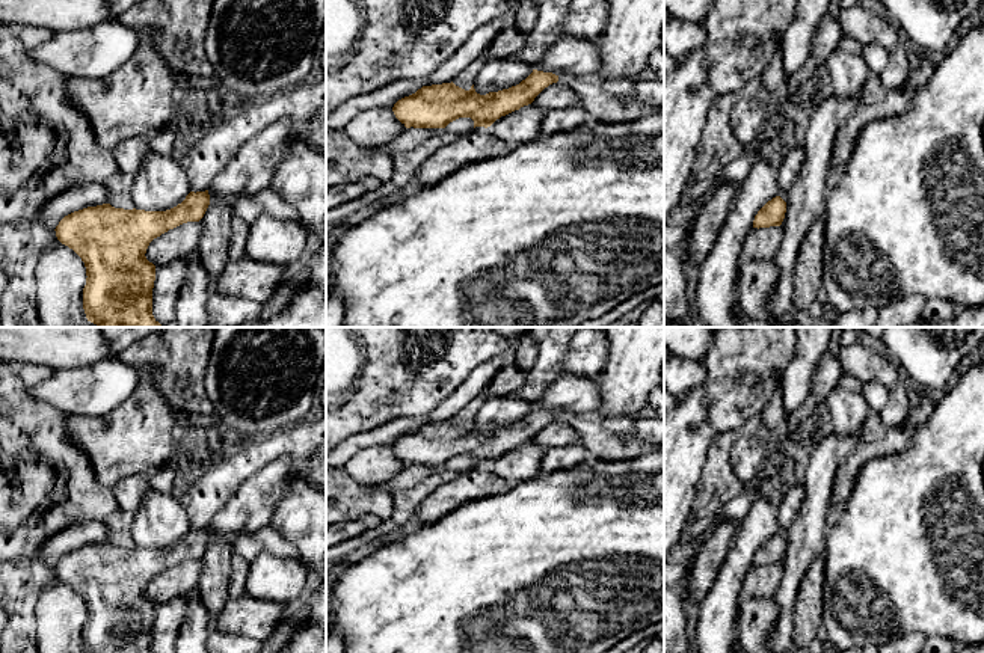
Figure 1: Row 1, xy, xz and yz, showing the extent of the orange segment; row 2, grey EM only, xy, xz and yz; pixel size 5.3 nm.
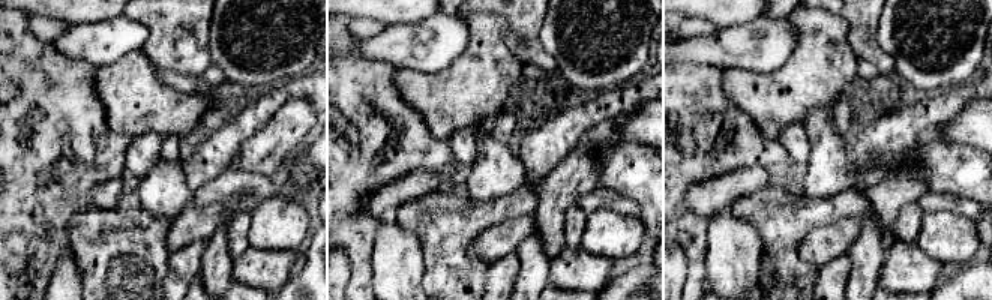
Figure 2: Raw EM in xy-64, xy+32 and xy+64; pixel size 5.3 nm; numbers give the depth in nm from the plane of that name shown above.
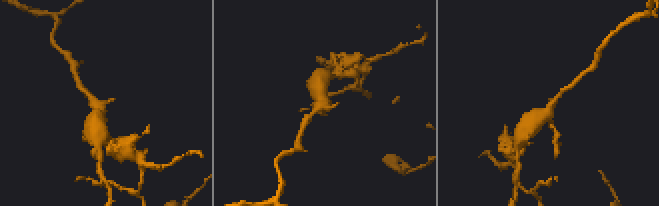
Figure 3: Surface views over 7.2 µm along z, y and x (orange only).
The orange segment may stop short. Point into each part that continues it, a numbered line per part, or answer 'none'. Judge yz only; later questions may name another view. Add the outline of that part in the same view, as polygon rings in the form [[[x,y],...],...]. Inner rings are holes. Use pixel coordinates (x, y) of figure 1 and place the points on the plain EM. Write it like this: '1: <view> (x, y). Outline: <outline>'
none

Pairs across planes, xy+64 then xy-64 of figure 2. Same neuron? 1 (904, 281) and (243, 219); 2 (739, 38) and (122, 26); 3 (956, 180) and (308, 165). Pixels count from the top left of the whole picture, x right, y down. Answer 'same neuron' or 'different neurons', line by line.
1: different neurons
2: same neuron
3: same neuron

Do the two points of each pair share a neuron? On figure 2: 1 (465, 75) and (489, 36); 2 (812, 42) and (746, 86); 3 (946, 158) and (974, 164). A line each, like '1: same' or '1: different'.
1: same
2: same
3: same

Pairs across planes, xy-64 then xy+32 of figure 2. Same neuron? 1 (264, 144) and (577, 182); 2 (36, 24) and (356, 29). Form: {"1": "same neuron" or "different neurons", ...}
{"1": "same neuron", "2": "same neuron"}

